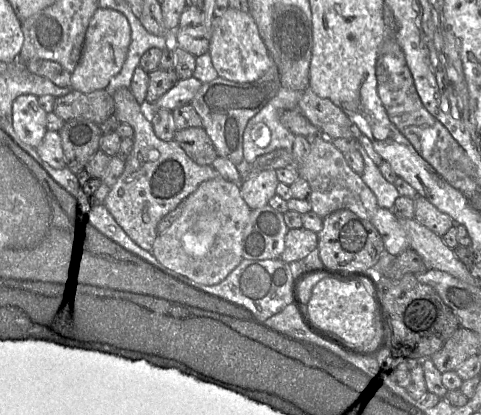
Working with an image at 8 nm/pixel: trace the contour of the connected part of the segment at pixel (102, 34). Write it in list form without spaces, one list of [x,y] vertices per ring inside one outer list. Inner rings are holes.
[[[99,7],[89,22],[81,59],[71,74],[70,88],[83,93],[106,89],[110,80],[120,72],[130,42],[131,27],[128,19],[117,10]]]

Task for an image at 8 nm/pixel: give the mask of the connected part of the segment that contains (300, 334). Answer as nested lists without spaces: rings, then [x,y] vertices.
[[[292,303],[268,318],[265,324],[294,339],[310,341],[323,347],[327,344],[327,341],[315,336],[305,327]]]

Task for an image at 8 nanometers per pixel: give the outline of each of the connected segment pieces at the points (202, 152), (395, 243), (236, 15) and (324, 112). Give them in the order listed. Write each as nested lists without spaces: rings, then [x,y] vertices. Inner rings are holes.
[[[203,127],[176,131],[173,141],[198,165],[212,166],[218,157],[213,142]]]
[[[378,207],[370,221],[380,233],[388,253],[397,256],[410,248],[408,236],[392,209]]]
[[[231,7],[213,19],[209,54],[218,76],[238,83],[258,80],[274,64],[252,15]]]
[[[310,87],[303,92],[298,109],[326,138],[353,138],[350,119],[331,100],[321,98]]]

